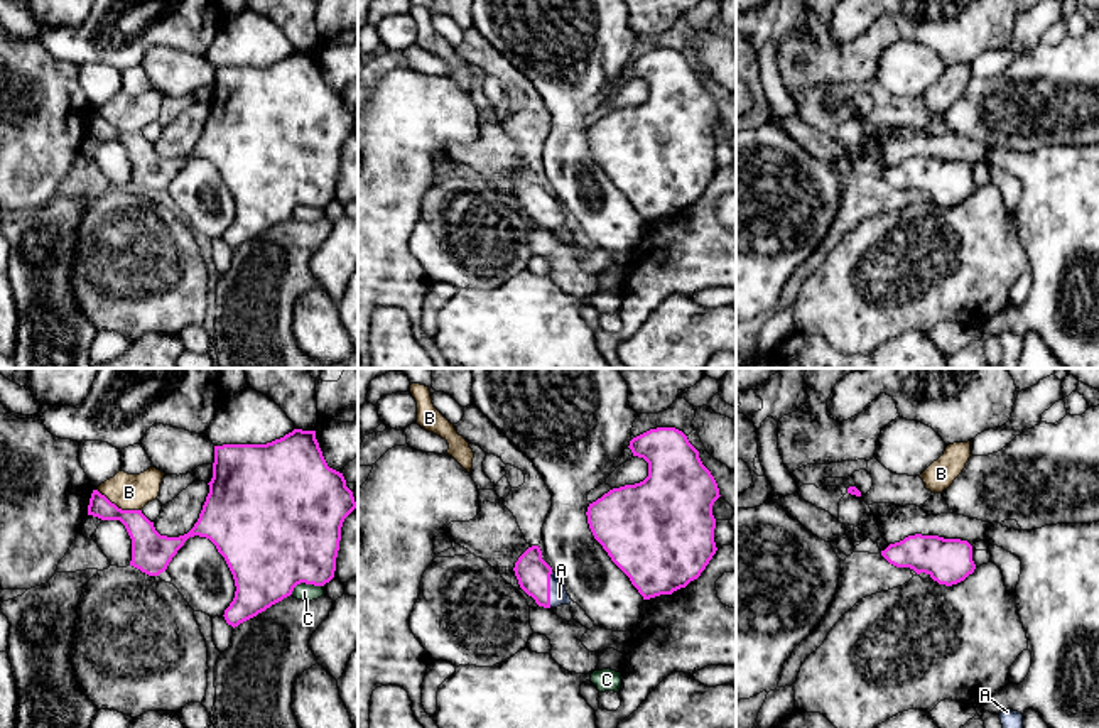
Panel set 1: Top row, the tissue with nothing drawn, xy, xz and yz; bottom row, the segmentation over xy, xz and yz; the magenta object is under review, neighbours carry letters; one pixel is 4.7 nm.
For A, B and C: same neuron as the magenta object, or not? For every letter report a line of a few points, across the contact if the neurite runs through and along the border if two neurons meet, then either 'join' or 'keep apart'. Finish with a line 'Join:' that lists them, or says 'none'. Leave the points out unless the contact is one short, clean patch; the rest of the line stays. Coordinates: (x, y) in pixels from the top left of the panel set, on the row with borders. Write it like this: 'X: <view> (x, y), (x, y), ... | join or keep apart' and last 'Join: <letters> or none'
A: xz (534, 575), (549, 590), (559, 597) | join
B: xy (97, 488), (119, 507), (140, 510) | keep apart
C: keep apart
Join: A

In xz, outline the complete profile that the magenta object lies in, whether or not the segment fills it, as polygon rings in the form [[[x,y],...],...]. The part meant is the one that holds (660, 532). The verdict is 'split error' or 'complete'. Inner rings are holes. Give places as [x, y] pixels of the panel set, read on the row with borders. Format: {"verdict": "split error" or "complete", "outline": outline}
{"verdict": "complete", "outline": [[[675,427],[650,429],[630,441],[633,456],[648,463],[648,476],[613,488],[587,507],[587,524],[611,561],[630,578],[643,600],[672,595],[697,579],[717,547],[712,505],[721,497],[699,451]]]}

